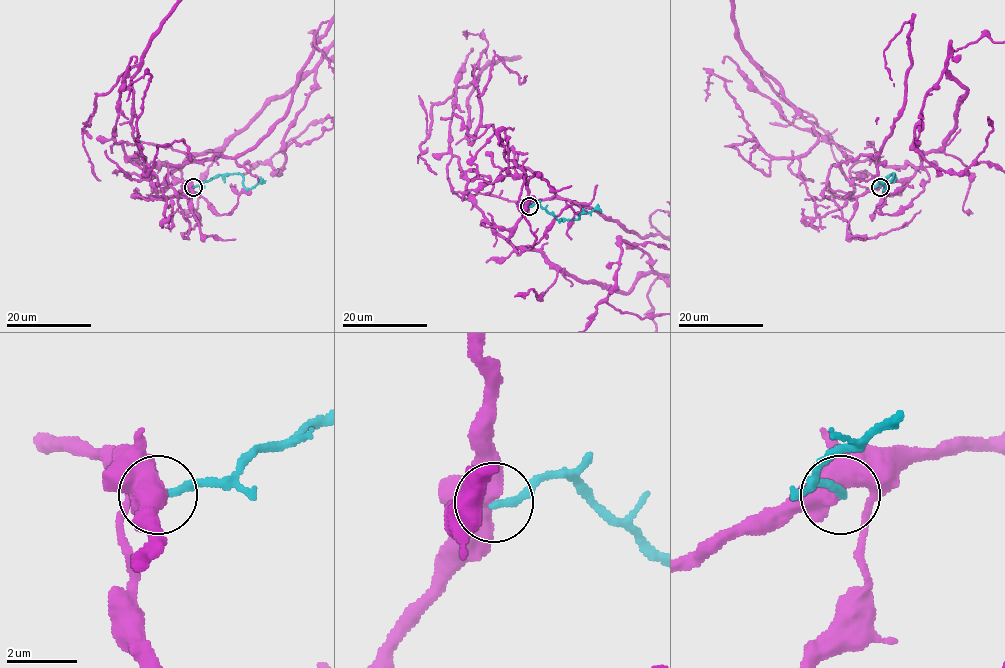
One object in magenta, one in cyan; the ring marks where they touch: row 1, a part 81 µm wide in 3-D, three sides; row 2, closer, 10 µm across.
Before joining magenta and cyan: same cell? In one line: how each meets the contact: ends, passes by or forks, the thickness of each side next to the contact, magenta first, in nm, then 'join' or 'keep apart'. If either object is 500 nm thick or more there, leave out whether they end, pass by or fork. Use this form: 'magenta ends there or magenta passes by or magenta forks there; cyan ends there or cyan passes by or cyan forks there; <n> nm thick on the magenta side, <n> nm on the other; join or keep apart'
550 nm thick on the magenta side, 240 nm on the other; keep apart

